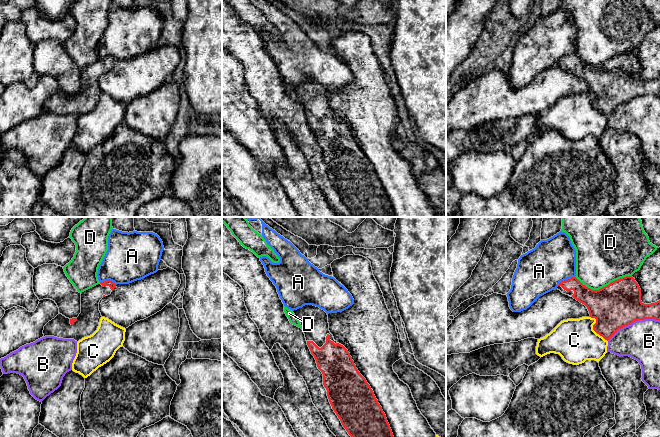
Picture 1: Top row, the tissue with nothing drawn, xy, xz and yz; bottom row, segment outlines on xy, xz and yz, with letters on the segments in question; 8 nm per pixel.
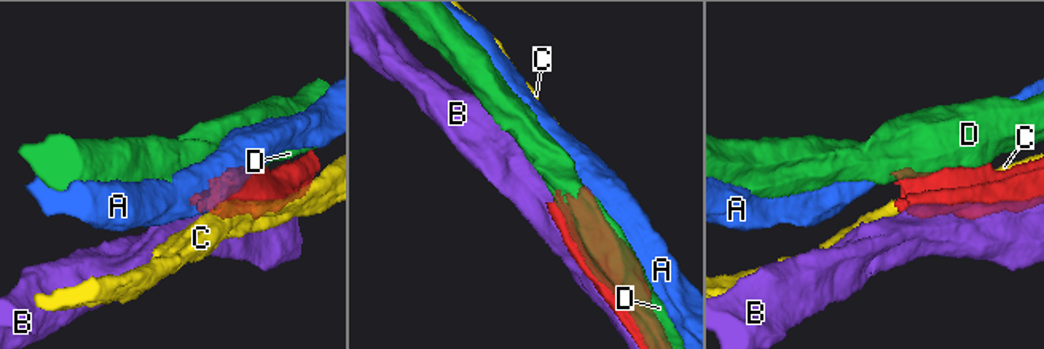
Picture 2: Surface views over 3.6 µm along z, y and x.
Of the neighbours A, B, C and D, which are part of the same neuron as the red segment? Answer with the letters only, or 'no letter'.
no letter

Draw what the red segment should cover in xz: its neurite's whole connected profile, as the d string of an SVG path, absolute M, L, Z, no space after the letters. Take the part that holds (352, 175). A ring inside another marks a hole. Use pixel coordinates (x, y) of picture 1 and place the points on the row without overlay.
M305 81L294 86L305 110L307 121L323 150L323 161L332 185L354 217L394 217L386 191L373 166L360 150L348 126L329 107L328 91L319 83Z

